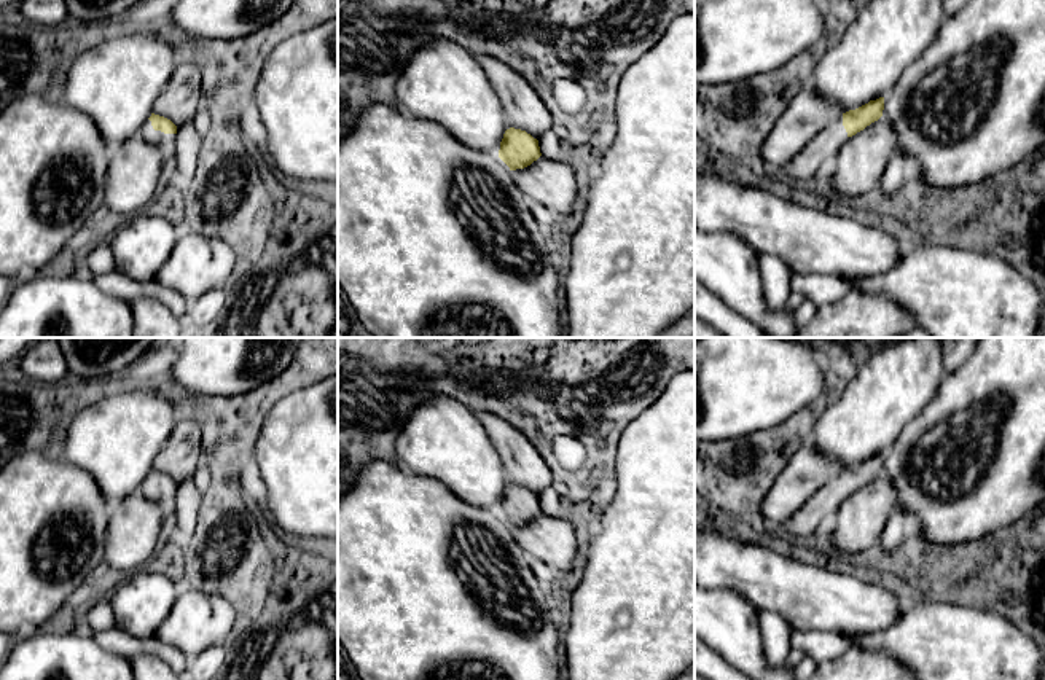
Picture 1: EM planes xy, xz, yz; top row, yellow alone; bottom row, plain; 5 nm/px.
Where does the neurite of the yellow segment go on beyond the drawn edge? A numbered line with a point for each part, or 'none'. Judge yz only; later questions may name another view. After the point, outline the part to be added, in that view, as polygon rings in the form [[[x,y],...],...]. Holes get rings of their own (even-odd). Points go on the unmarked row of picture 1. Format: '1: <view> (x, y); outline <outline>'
1: yz (805, 496); outline [[[804,441],[774,479],[760,514],[766,524],[779,526],[779,535],[789,545],[811,543],[847,495],[841,462]]]

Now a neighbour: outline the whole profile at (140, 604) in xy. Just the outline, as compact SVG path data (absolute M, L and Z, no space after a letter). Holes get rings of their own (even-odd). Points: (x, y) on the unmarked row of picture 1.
M166 567L140 569L132 578L107 594L116 627L139 639L148 639L170 613L180 581Z

